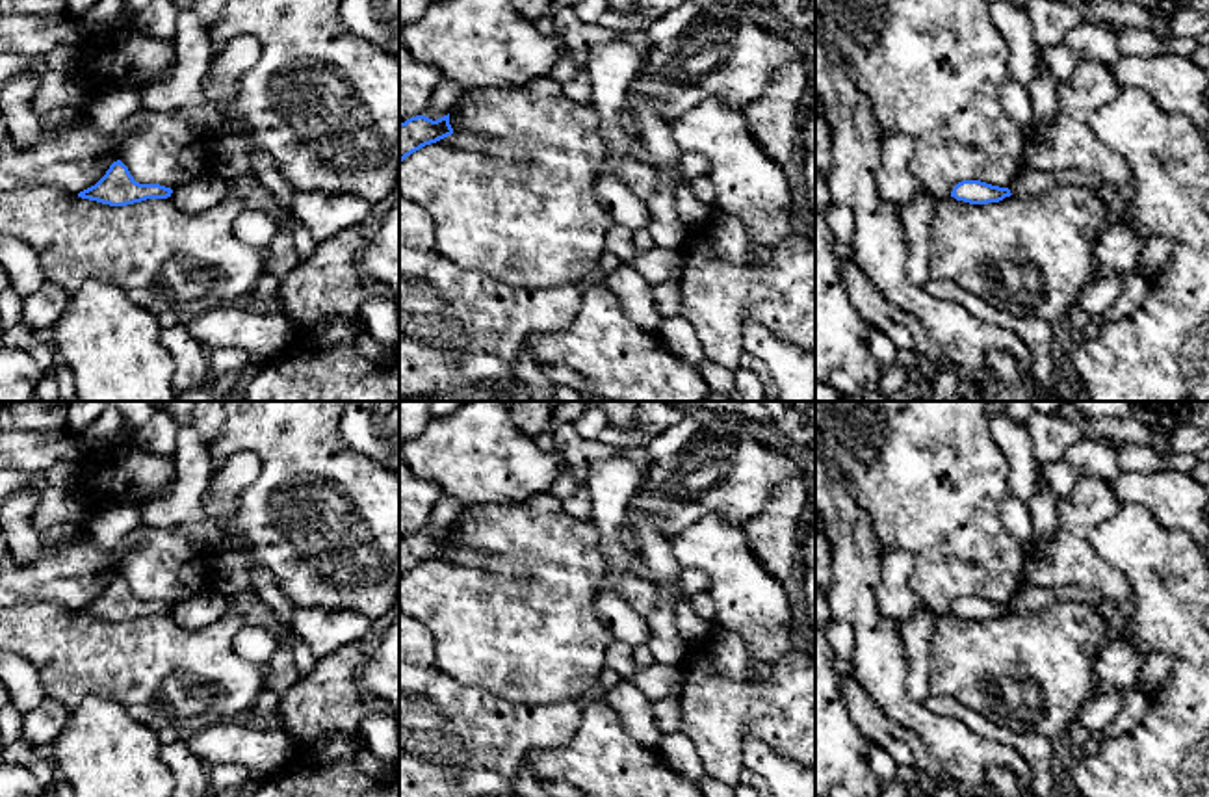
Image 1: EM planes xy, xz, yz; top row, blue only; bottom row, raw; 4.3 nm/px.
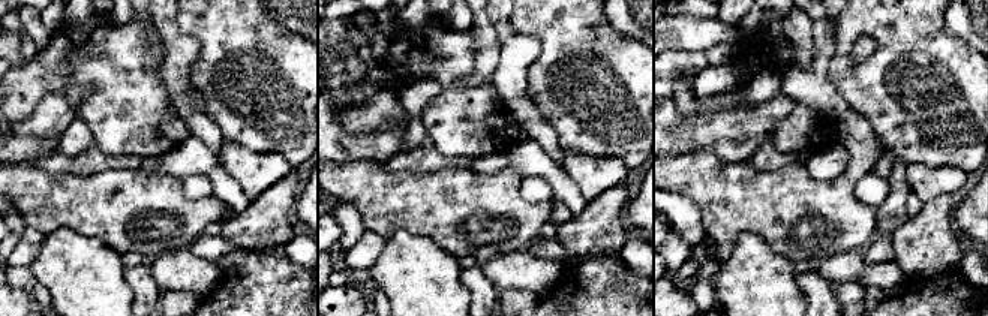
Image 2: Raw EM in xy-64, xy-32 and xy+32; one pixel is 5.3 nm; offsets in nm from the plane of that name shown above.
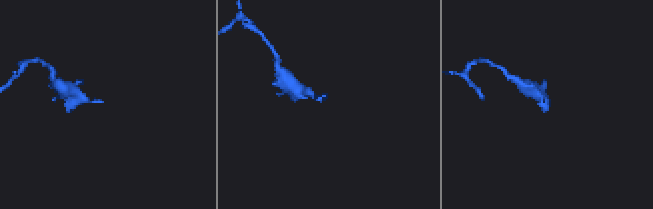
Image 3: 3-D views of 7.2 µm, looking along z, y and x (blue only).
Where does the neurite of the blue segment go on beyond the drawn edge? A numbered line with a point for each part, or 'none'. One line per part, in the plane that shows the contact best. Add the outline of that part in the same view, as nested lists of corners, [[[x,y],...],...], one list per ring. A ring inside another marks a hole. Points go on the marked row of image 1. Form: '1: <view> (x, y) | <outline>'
none

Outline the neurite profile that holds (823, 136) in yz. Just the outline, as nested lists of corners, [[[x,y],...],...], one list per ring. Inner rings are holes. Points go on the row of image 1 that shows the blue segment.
[[[815,113],[815,175],[825,180],[832,167],[832,132],[823,113]]]

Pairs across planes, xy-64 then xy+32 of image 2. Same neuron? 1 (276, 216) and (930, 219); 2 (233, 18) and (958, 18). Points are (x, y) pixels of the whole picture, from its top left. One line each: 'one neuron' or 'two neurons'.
1: one neuron
2: two neurons

